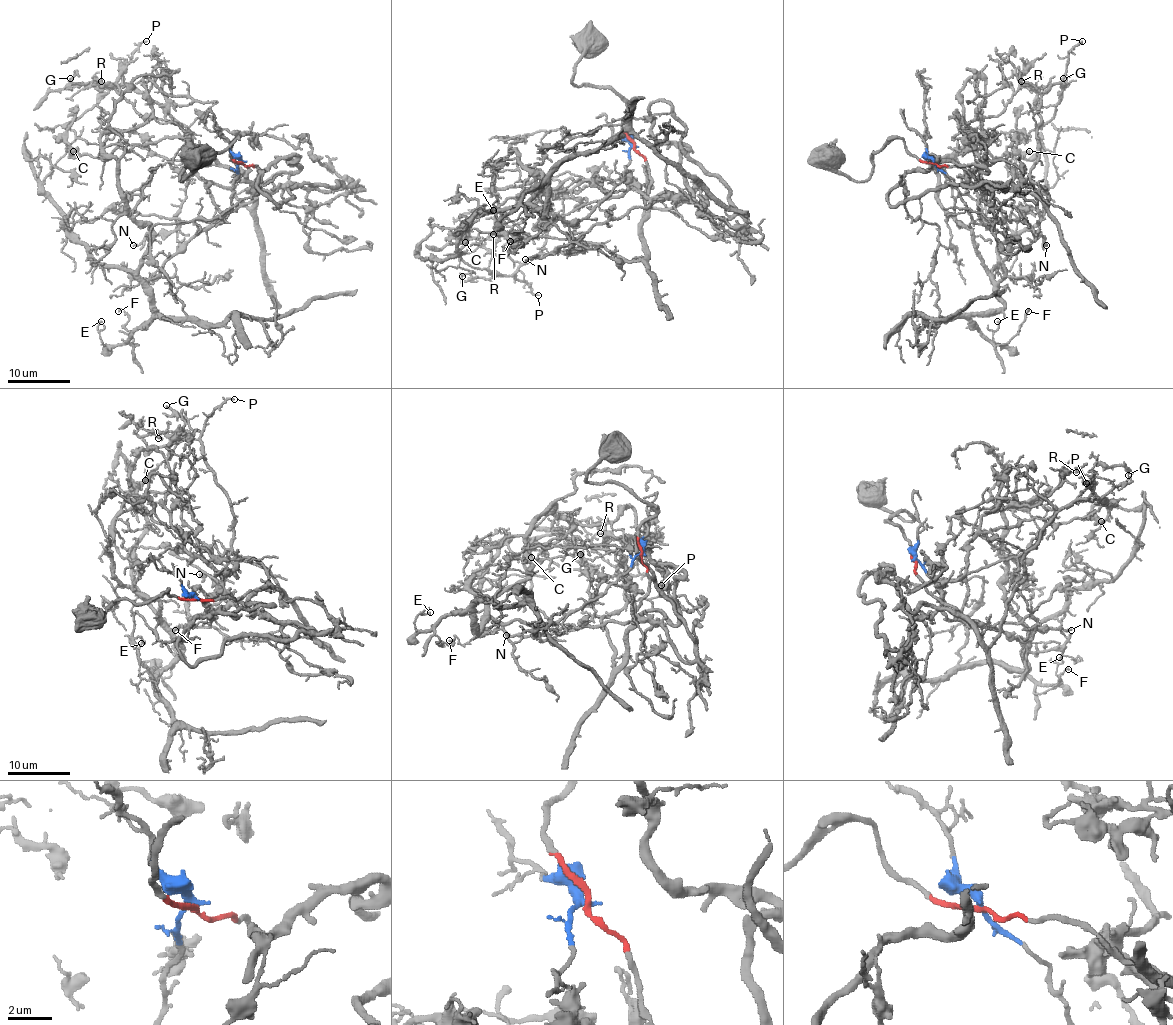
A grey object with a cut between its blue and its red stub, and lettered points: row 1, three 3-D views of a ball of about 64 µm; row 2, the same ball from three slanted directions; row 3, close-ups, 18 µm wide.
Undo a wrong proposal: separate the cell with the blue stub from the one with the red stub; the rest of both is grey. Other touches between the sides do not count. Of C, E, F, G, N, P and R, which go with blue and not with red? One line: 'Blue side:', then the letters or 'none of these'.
Blue side: E, F

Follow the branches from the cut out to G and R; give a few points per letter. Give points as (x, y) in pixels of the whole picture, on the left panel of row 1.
G: (242, 163), (258, 171), (249, 207), (200, 177), (191, 133), (147, 97), (128, 84), (70, 78)
R: (242, 163), (258, 171), (249, 207), (199, 175), (189, 160), (191, 133), (130, 86), (92, 84), (101, 81)

